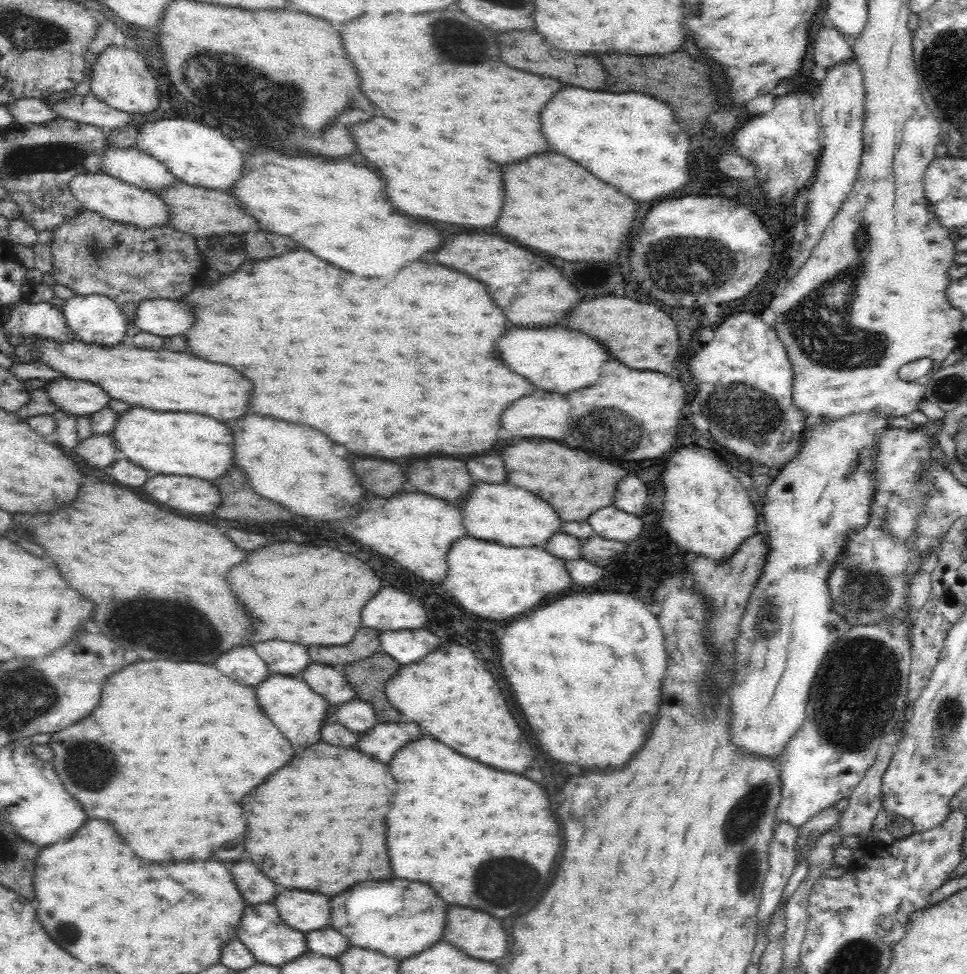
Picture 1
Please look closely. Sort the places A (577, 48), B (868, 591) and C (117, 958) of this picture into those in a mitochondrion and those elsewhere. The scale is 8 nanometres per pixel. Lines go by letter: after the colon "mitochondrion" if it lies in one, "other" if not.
A: other
B: mitochondrion
C: other

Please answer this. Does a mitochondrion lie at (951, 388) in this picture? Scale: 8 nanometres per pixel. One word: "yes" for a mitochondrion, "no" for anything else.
yes

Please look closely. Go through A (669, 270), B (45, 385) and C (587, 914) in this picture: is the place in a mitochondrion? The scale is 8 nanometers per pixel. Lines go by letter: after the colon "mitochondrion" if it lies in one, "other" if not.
A: mitochondrion
B: other
C: other

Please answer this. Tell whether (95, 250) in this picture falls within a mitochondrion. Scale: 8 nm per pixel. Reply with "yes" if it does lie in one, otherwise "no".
yes

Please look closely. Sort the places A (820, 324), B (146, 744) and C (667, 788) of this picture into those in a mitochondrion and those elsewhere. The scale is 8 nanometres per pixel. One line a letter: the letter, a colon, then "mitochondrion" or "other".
A: mitochondrion
B: other
C: other

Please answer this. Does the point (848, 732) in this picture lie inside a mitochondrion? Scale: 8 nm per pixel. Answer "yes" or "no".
yes

